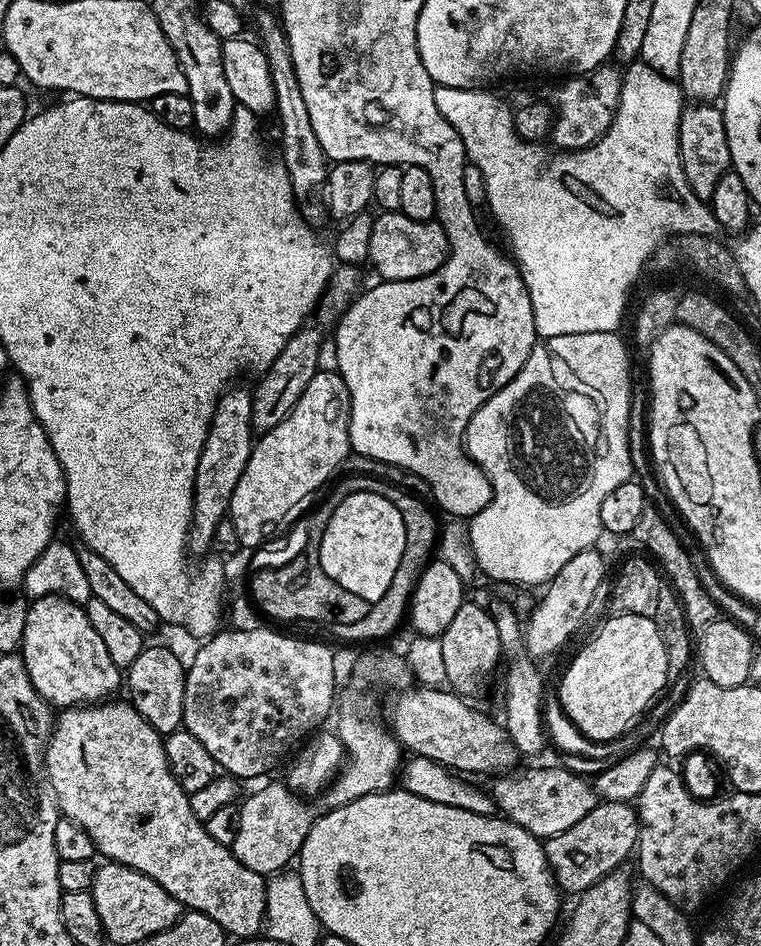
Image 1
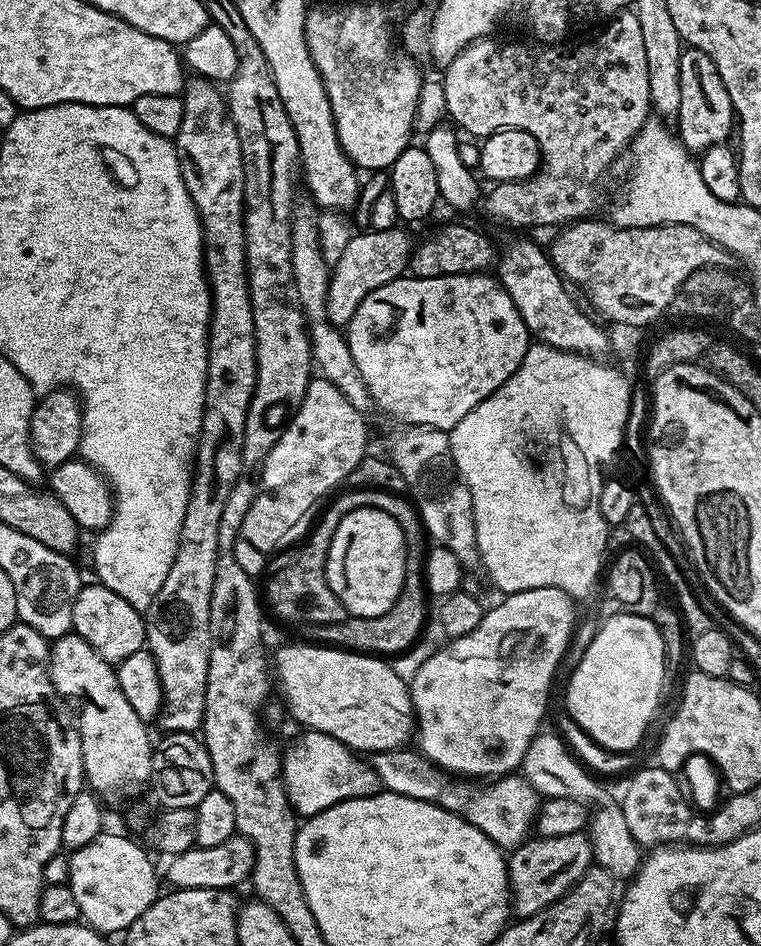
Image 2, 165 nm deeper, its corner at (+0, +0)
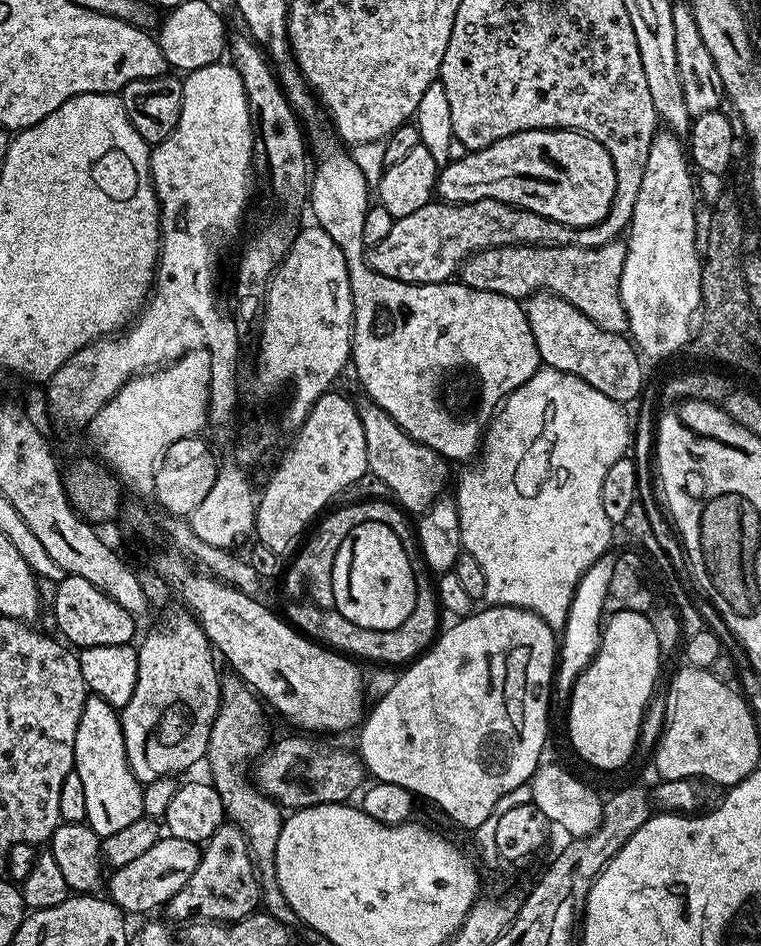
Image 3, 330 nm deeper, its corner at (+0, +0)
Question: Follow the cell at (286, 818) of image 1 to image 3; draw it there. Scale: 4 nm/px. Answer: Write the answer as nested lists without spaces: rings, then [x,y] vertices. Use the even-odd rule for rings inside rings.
[[[165,835],[146,854],[134,858],[134,862],[126,862],[126,866],[115,869],[112,877],[106,880],[106,896],[112,903],[116,904],[125,914],[132,912],[152,912],[156,907],[167,905],[168,899],[182,886],[190,882],[190,874],[198,870],[201,845],[194,842],[182,842],[182,838],[174,838]],[[108,888],[108,892],[107,892]]]

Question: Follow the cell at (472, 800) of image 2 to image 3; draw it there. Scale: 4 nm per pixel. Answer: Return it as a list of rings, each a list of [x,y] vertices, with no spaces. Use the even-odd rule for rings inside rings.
[[[308,734],[288,736],[271,745],[263,756],[255,761],[256,776],[254,783],[264,795],[276,801],[284,810],[309,808],[315,804],[342,804],[351,801],[352,795],[359,793],[366,784],[366,769],[355,751],[347,752],[344,748],[331,748],[328,744],[319,744],[316,739]]]

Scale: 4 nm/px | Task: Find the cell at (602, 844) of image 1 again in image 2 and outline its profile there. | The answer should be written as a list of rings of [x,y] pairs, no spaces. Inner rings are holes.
[[[584,832],[562,834],[558,838],[536,836],[511,849],[507,862],[510,908],[520,918],[533,916],[562,898],[594,864],[591,842]]]

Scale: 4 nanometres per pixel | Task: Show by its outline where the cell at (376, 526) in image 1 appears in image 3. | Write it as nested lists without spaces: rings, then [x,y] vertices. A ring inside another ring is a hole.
[[[362,522],[346,534],[334,558],[334,608],[350,622],[370,630],[394,630],[410,618],[416,601],[417,569],[410,562],[408,551],[402,546],[398,534],[382,522]]]

